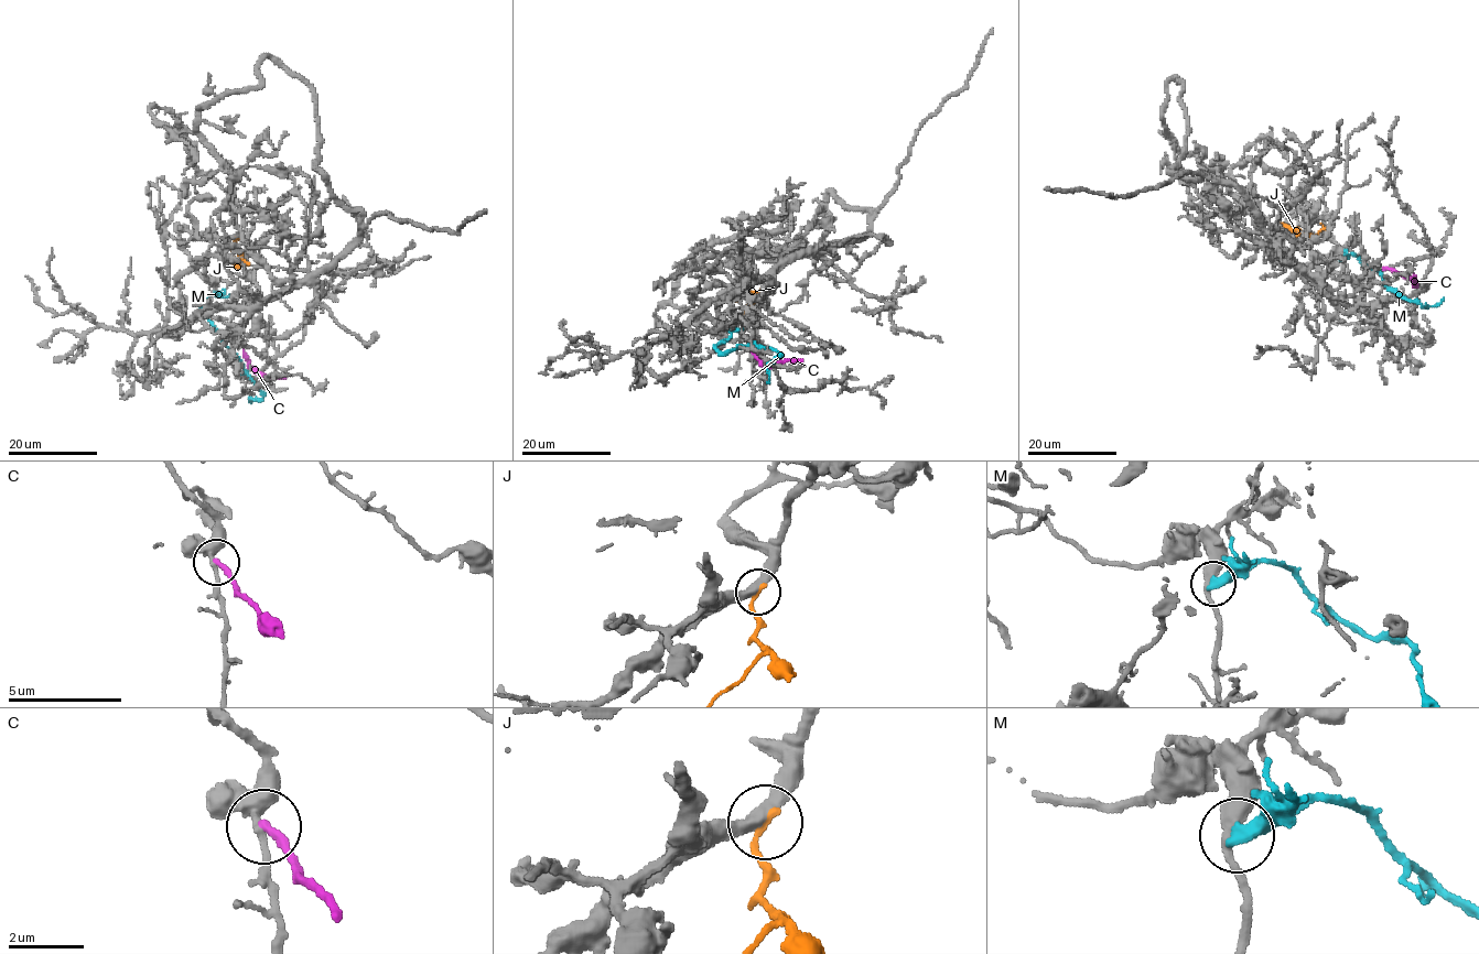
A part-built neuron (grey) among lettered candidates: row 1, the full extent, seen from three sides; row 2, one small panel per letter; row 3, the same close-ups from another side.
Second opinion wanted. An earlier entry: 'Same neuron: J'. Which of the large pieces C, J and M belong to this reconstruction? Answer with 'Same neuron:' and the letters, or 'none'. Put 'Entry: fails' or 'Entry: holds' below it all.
Same neuron: none
Entry: fails

